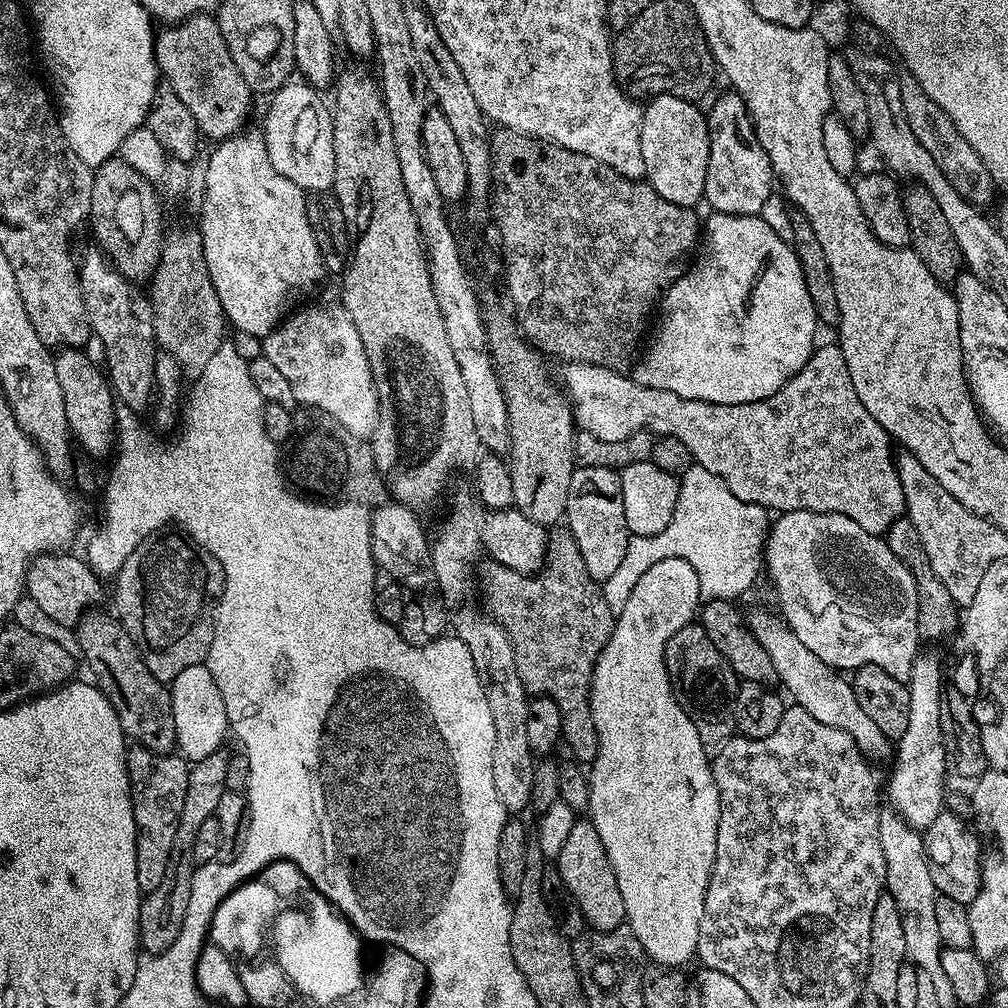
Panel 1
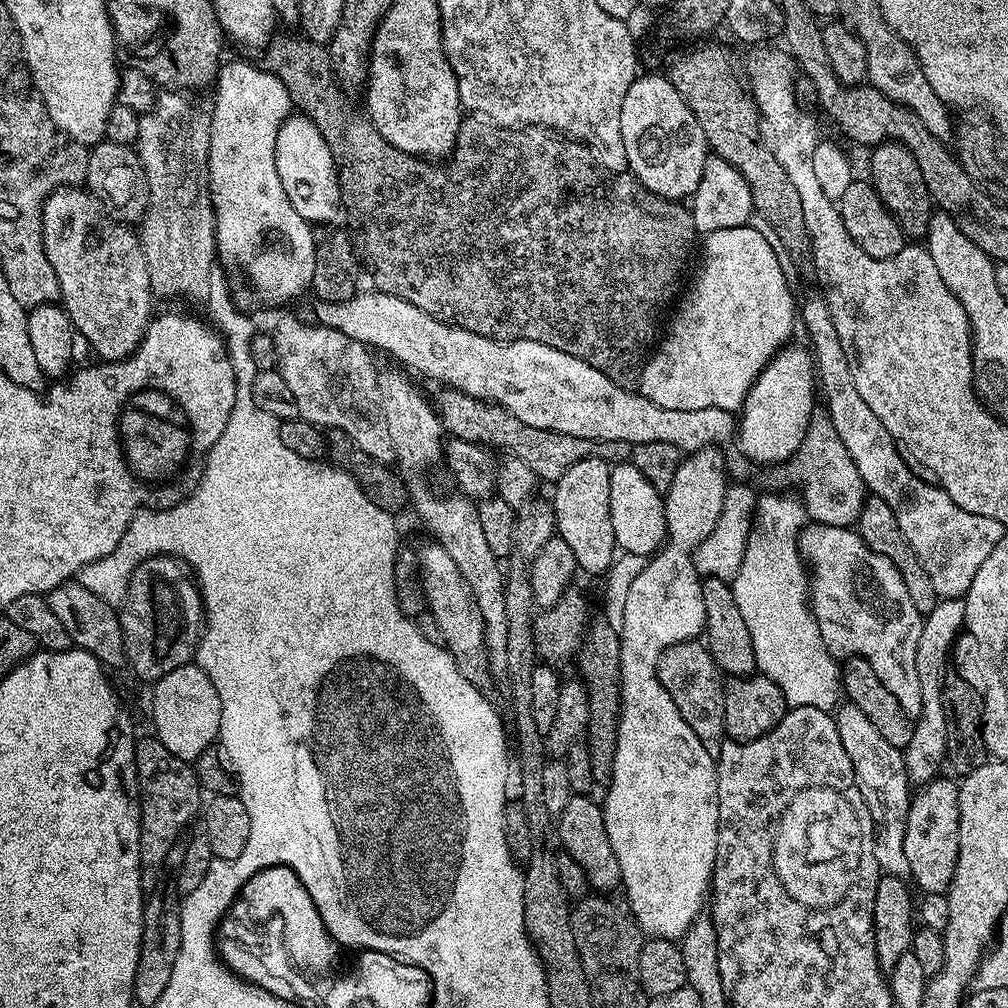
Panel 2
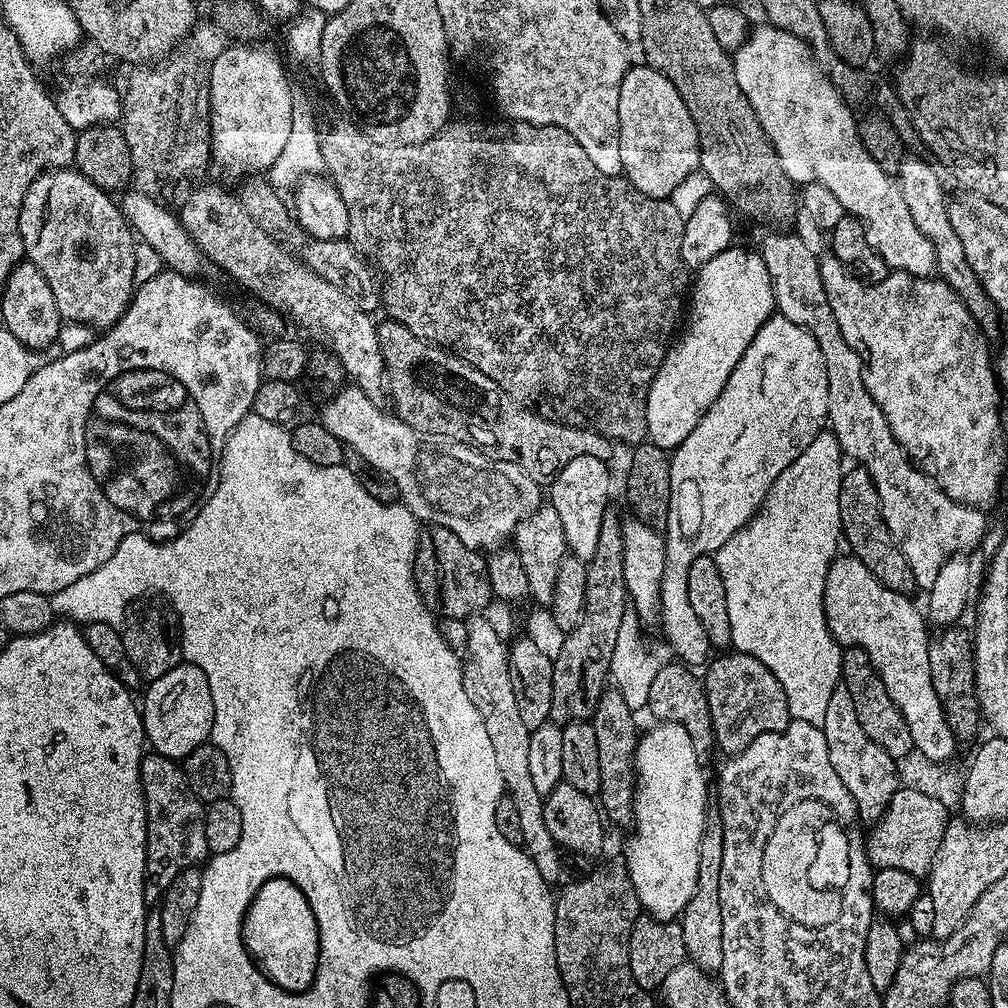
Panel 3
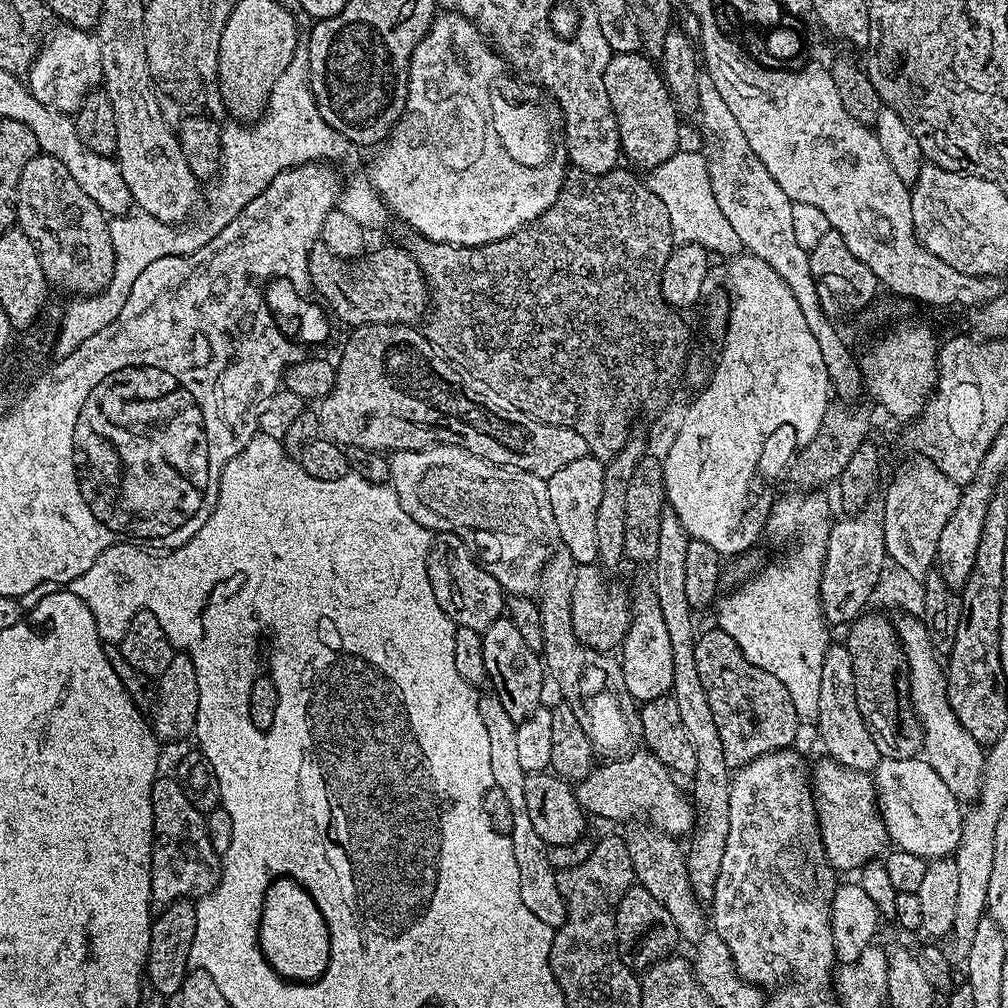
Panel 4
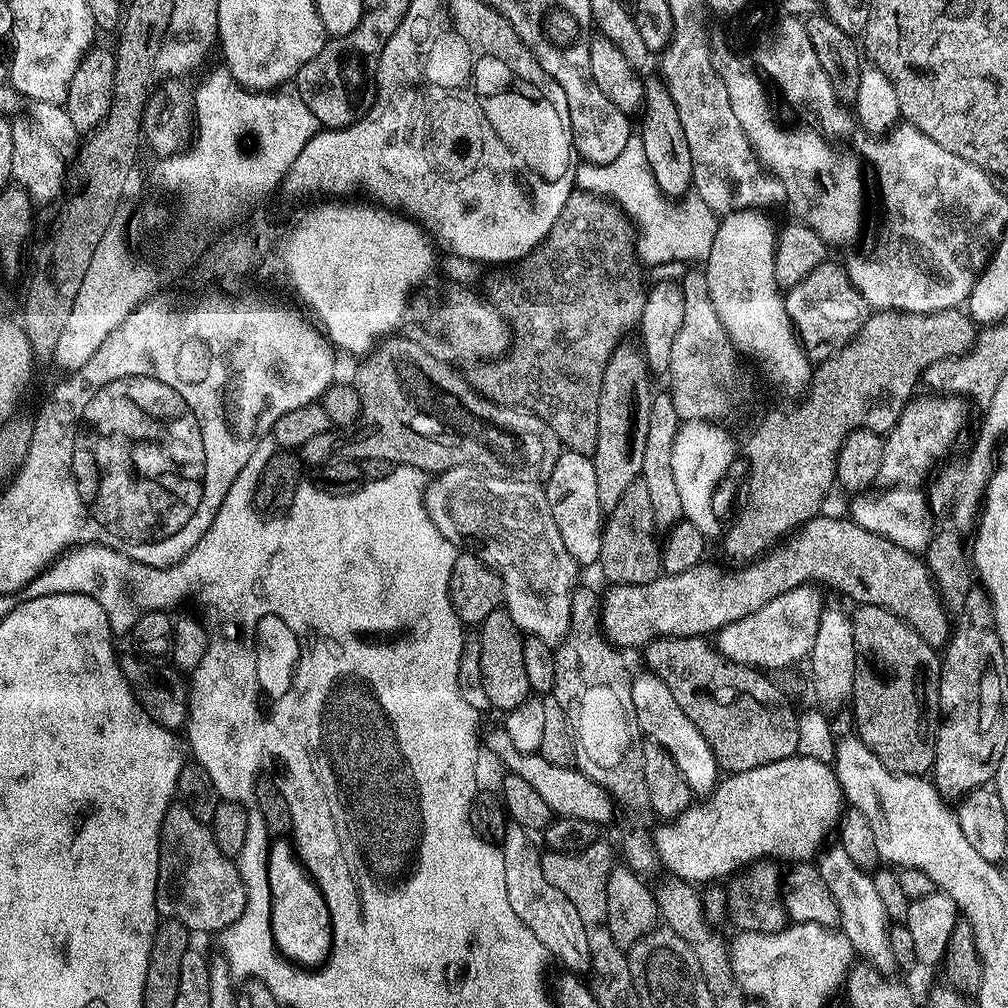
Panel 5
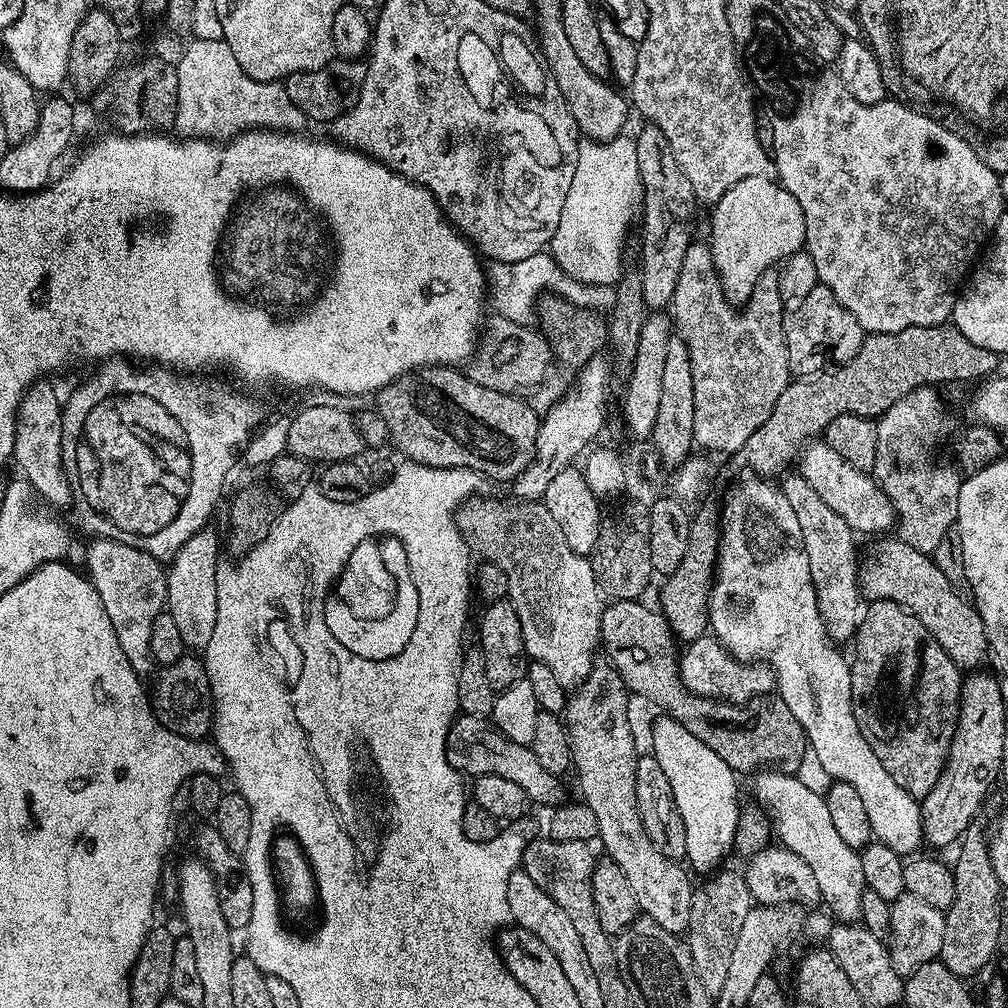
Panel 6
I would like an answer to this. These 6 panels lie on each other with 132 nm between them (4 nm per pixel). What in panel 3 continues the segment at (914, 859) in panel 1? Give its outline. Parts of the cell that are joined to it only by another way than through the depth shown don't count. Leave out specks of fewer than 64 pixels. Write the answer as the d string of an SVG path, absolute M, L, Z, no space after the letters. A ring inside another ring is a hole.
M839 686L830 697L827 704L826 720L823 726L826 746L830 750L830 766L842 778L846 790L856 803L856 811L868 822L875 822L884 817L884 811L894 798L894 794L901 788L897 761L893 760L882 746L878 746L862 730L862 722L858 722L858 710L854 710L854 698L850 698L850 690Z

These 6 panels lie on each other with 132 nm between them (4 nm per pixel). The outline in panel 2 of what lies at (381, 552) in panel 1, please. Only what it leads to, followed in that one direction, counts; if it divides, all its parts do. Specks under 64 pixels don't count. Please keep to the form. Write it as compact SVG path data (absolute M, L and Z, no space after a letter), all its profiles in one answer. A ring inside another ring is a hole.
M428 542L424 549L419 549L418 563L426 608L442 630L443 647L448 649L464 678L478 689L487 689L487 684L493 683L494 677L488 661L484 619L474 602L470 586L466 586L454 558L450 558L450 553L441 544Z

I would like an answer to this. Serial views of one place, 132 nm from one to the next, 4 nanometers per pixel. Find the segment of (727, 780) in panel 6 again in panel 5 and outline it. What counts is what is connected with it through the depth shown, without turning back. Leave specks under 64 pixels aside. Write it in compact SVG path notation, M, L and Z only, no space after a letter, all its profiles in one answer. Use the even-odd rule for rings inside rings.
M644 670L644 673L633 675L632 697L634 698L634 710L636 711L636 725L641 733L649 741L661 744L674 758L684 781L690 786L690 790L697 797L704 798L711 793L718 783L718 769L716 759L698 726L682 714L682 706L674 702L674 694L670 694L670 686L662 677L657 676L651 670Z

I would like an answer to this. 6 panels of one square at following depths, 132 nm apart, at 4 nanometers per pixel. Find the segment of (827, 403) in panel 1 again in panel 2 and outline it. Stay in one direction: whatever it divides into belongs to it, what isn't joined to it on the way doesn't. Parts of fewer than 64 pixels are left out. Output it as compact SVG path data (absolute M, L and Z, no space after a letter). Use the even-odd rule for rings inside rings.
M379 290L372 292L357 291L341 304L317 303L315 319L326 327L336 328L357 342L373 349L381 348L389 352L394 359L406 364L411 373L416 374L419 368L500 368L500 372L514 372L514 368L540 368L540 398L512 398L512 390L502 390L498 396L496 390L488 386L479 400L493 404L501 404L518 422L526 422L526 426L534 426L538 430L550 430L558 434L570 434L574 438L587 440L613 440L626 442L633 446L646 442L670 442L680 448L684 454L698 452L702 448L724 446L728 439L738 432L738 420L735 415L721 408L706 410L666 410L666 406L658 406L650 402L650 398L641 396L639 391L623 388L615 384L602 370L590 366L582 358L574 358L574 354L566 354L562 350L554 350L554 346L546 346L533 340L495 340L482 334L474 334L470 330L462 330L457 324L447 324L436 320L430 314L418 310L418 306L410 306L402 298L394 294L386 294ZM813 415L802 446L793 454L792 459L783 465L782 471L790 483L800 487L798 496L804 505L809 521L839 528L852 528L859 521L866 499L864 479L858 472L858 466L854 466L854 458L850 458L850 450L846 450L846 446L842 444L842 438L838 436L838 430L834 428L834 422L829 415Z

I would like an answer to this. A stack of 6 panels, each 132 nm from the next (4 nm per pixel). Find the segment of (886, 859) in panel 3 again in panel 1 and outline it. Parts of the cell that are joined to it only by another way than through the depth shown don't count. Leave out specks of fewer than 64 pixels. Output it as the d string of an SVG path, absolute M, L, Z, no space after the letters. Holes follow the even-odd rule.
M951 810L940 813L923 833L924 852L928 855L930 878L934 878L937 893L965 906L982 891L982 863L980 864L980 840L968 829L968 824Z

